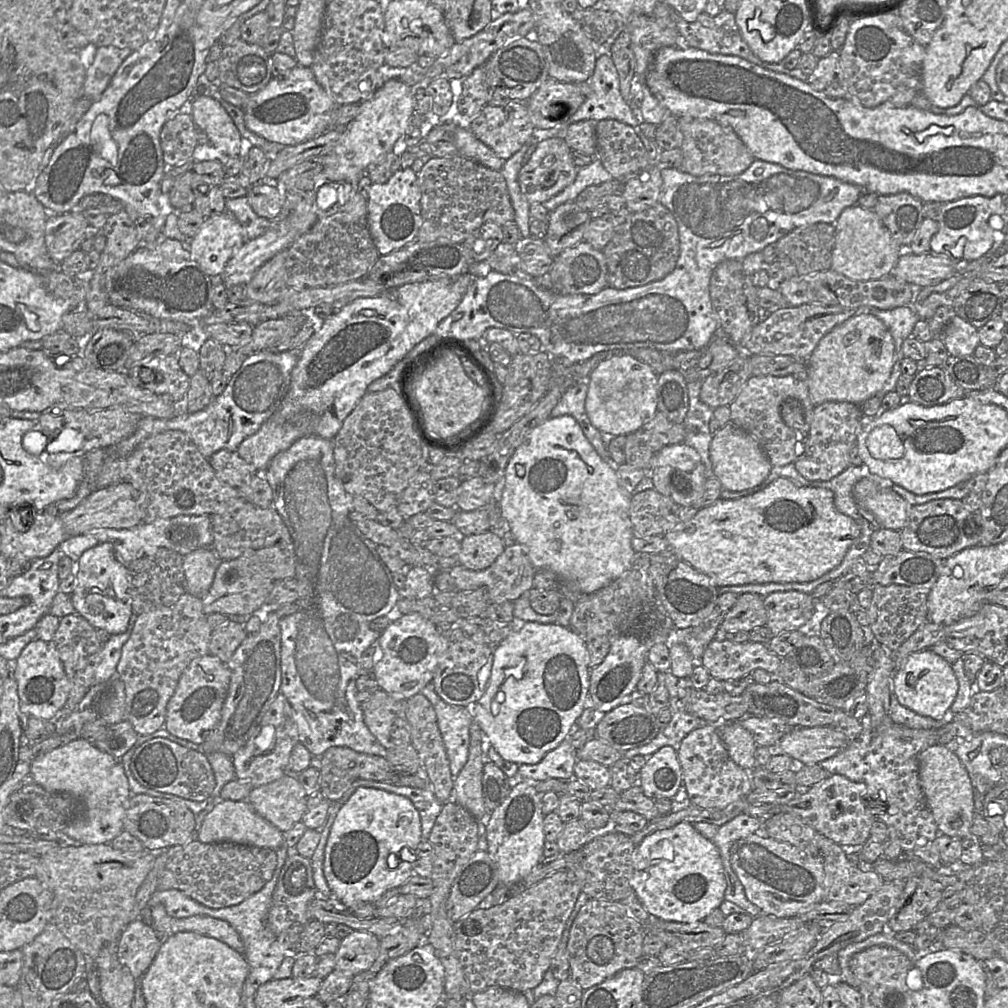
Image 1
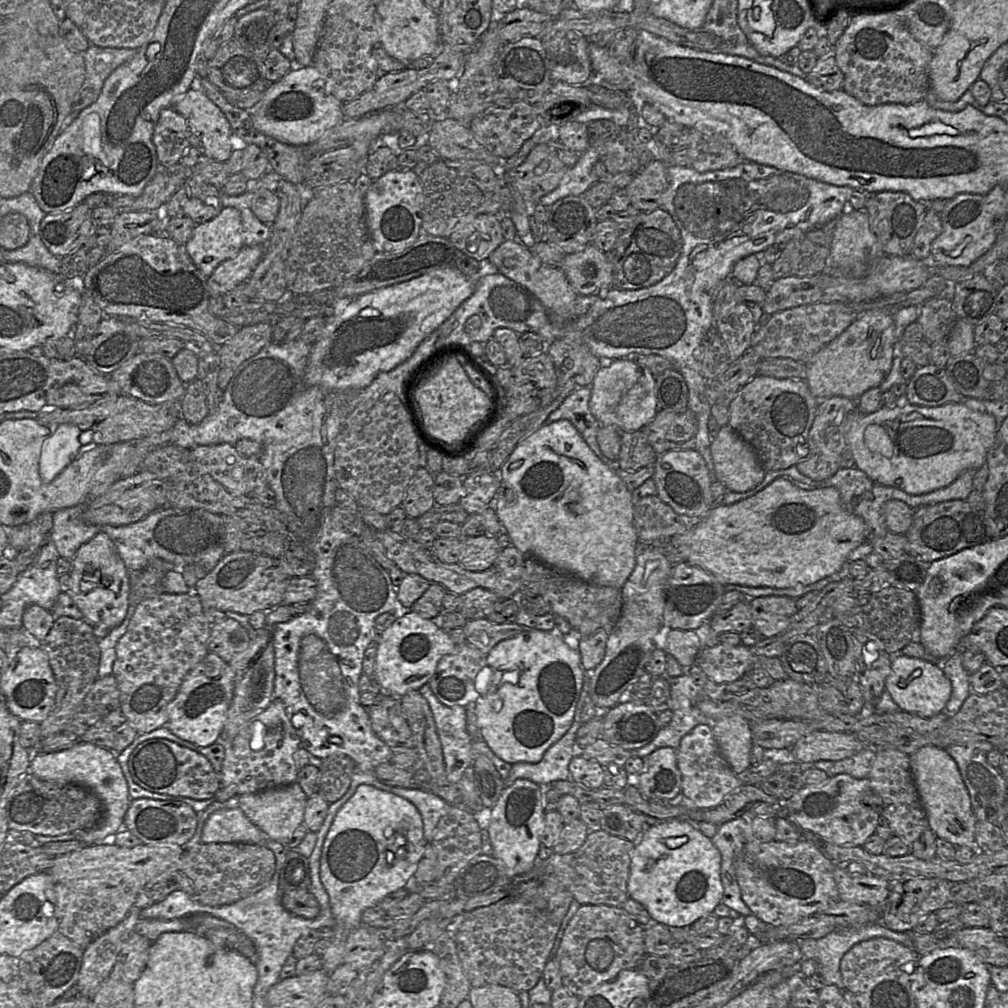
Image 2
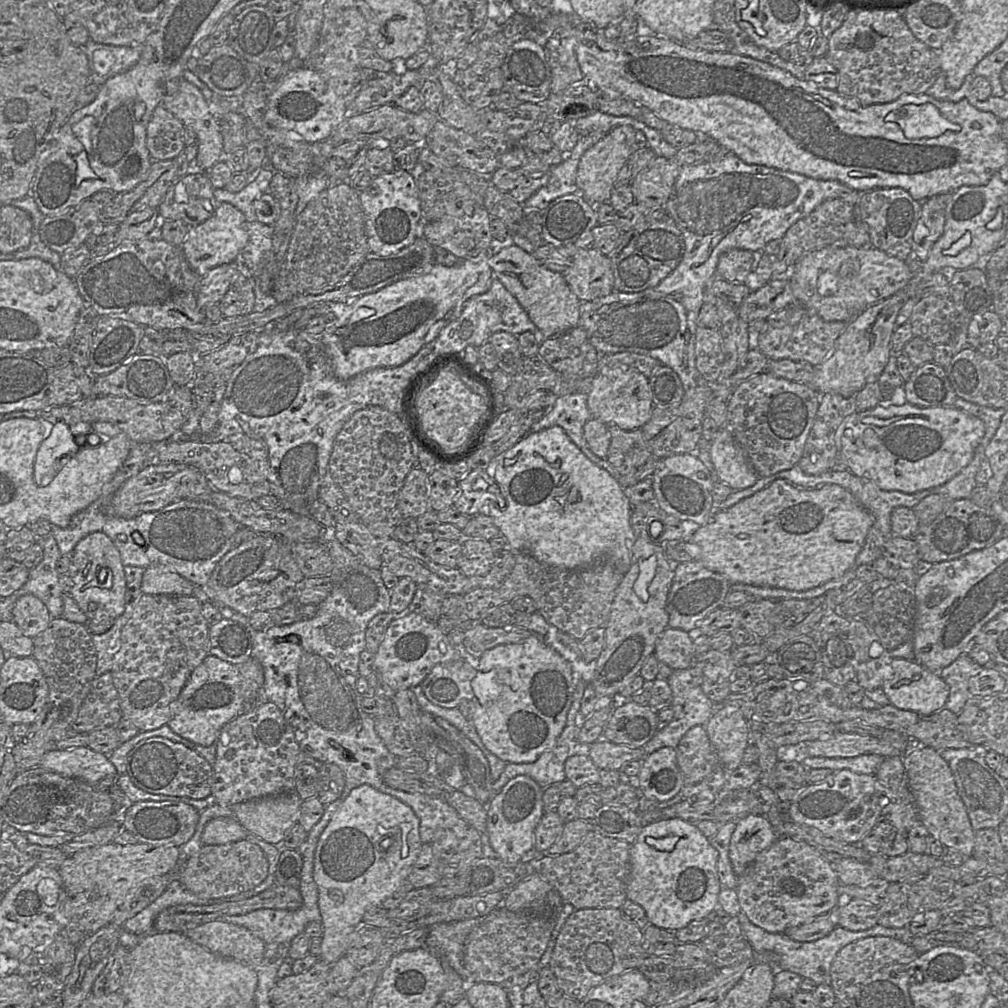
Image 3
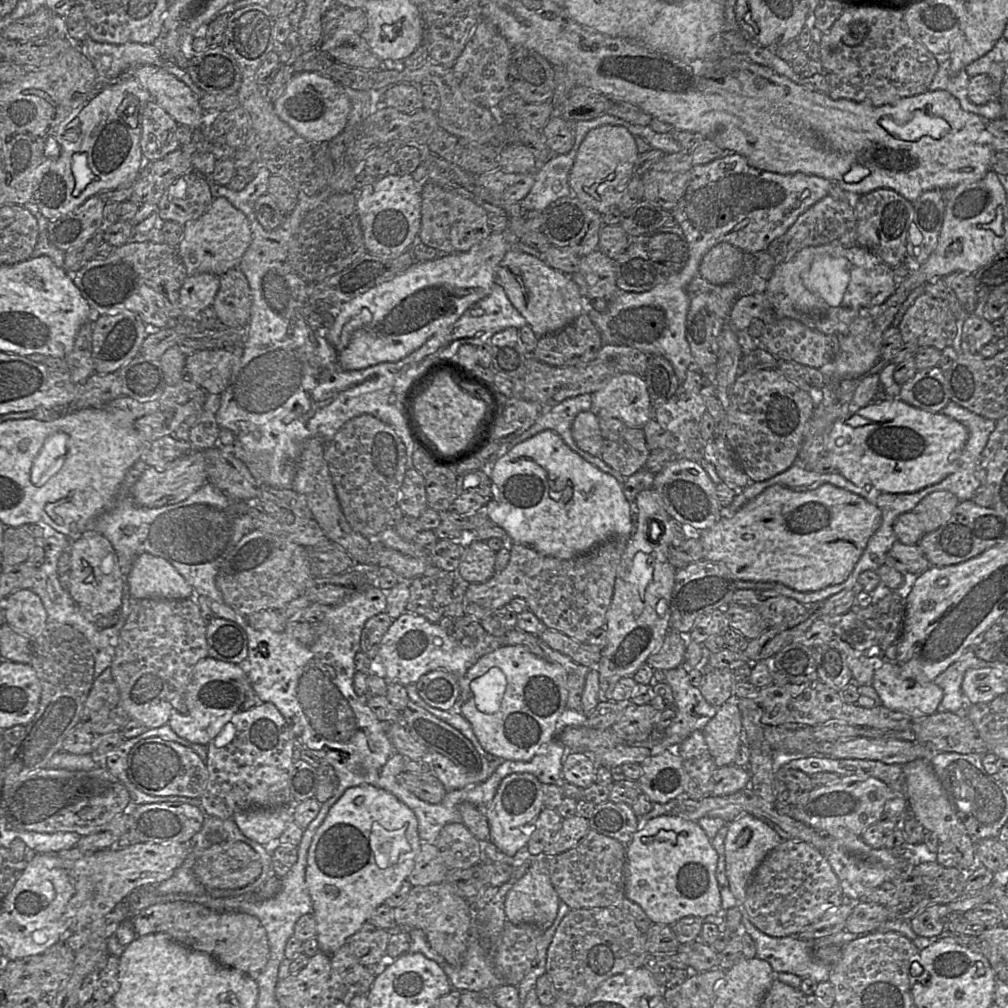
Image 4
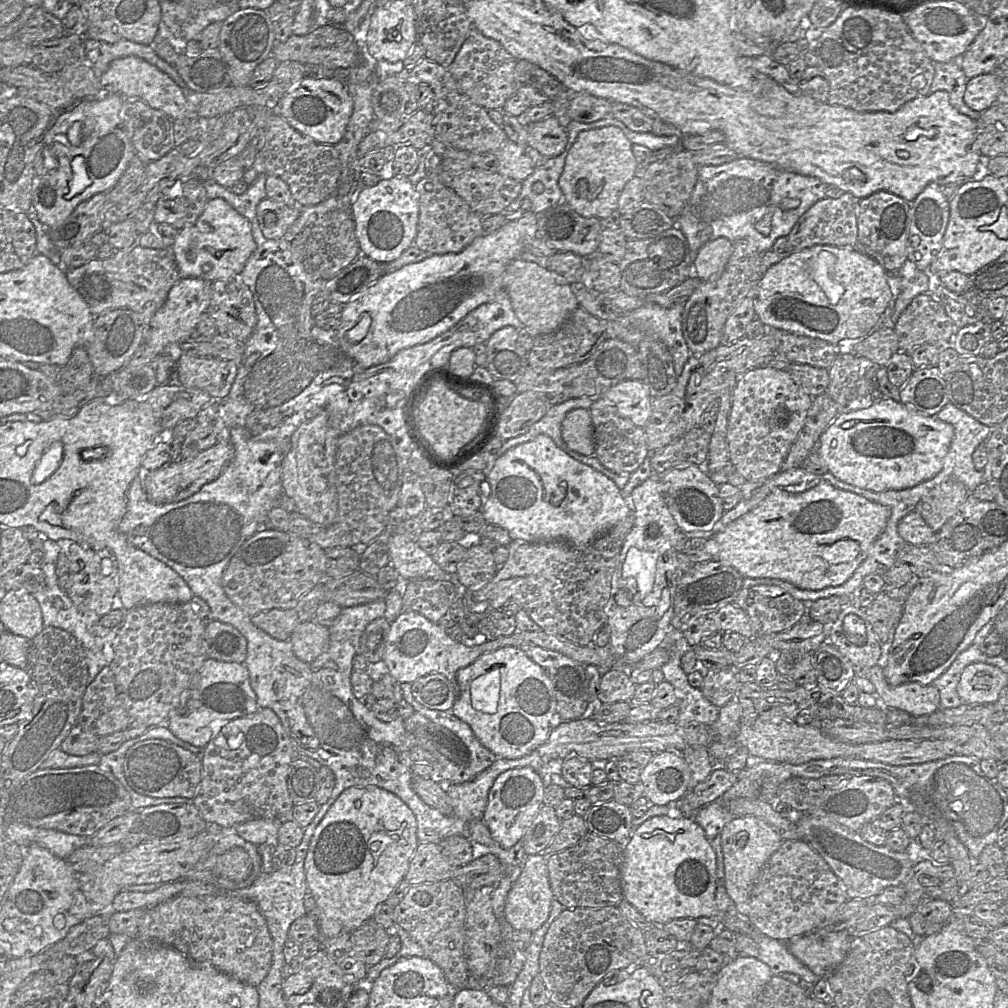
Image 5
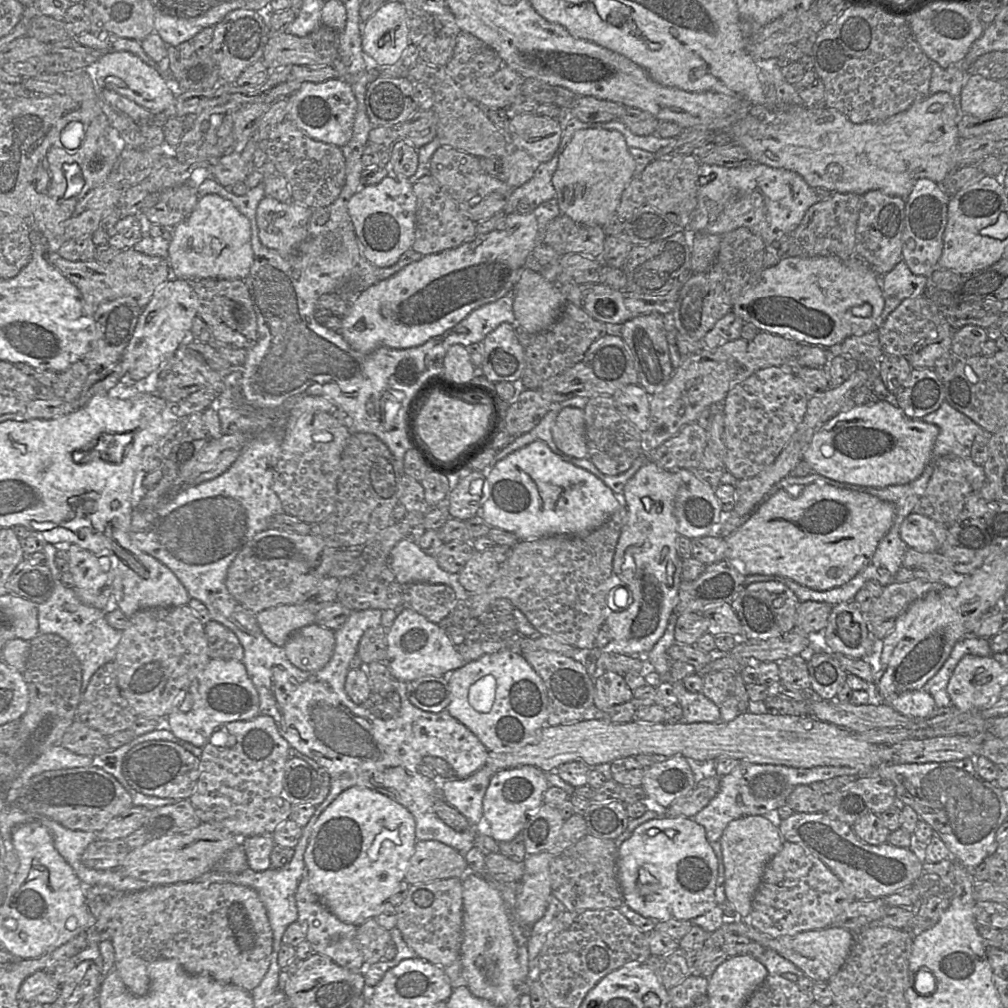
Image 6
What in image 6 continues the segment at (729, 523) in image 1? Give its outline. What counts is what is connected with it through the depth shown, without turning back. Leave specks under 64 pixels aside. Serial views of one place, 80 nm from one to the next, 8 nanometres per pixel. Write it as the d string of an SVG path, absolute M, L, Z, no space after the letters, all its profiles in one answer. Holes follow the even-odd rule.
M817 474L818 480L803 488L797 497L779 490L760 502L750 518L725 539L726 559L740 566L745 575L775 575L815 589L829 590L855 577L871 560L882 538L894 520L894 505L867 492L865 487L838 483Z

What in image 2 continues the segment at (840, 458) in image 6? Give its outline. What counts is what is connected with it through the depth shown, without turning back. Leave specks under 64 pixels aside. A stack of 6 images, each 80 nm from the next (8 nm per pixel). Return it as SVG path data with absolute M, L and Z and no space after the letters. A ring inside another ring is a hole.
M907 403L902 407L882 406L870 414L858 411L854 420L845 425L845 440L855 466L871 480L901 489L908 494L920 495L944 488L964 471L977 471L987 464L987 454L995 444L997 430L994 416L970 409L962 403L947 403L936 407Z

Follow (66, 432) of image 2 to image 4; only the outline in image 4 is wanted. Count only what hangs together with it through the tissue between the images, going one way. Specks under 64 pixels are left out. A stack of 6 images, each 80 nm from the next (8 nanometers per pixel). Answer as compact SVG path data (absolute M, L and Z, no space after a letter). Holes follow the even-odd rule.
M64 432L53 433L46 439L32 466L31 482L35 486L43 485L40 478L52 465L59 466L60 470L67 453L67 441L68 435Z

